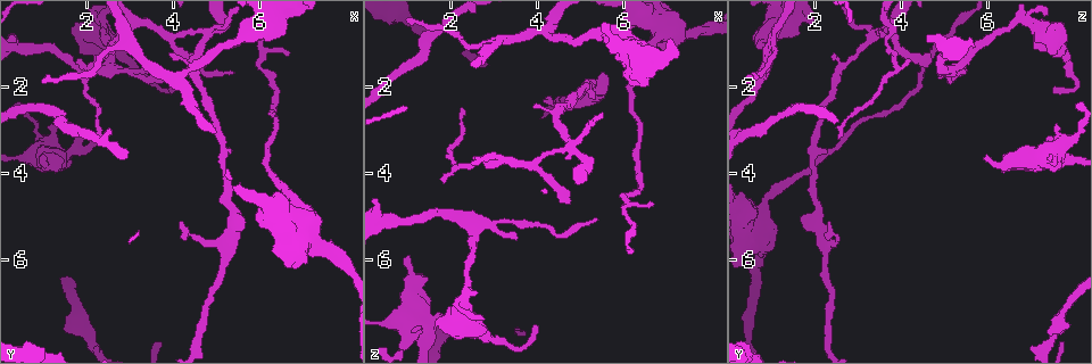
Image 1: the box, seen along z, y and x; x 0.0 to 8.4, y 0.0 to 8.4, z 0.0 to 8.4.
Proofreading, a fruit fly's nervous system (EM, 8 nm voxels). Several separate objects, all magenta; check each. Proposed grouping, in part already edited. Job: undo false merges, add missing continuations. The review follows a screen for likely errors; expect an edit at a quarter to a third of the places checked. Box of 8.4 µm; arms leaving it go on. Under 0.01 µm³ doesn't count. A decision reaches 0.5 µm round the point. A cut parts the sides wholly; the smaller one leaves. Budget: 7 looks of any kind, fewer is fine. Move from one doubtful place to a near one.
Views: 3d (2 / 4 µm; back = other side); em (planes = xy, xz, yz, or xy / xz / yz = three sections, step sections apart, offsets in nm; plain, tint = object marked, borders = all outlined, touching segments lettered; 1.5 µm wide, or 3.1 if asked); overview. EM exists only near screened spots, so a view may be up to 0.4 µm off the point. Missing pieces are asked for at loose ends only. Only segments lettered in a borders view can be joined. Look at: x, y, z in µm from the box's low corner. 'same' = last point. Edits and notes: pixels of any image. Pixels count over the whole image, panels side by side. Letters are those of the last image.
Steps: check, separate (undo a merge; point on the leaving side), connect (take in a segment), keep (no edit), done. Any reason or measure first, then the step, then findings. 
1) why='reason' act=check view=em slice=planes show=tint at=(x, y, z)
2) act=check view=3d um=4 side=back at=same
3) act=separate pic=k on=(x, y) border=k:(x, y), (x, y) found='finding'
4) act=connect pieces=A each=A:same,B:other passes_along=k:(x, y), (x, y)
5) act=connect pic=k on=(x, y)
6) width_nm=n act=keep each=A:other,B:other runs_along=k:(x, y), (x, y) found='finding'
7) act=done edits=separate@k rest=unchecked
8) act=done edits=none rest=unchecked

why='thin end' act=check view=3d um=2 at=(4.05, 2.10, 7.45)

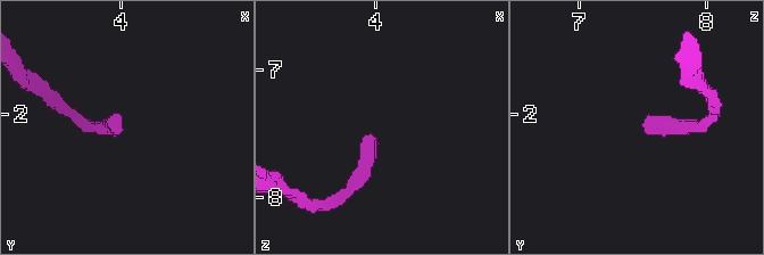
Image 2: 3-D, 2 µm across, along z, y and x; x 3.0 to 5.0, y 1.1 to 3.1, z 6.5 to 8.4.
act=check view=em slice=planes show=borders at=(4.00, 2.06, 7.52)

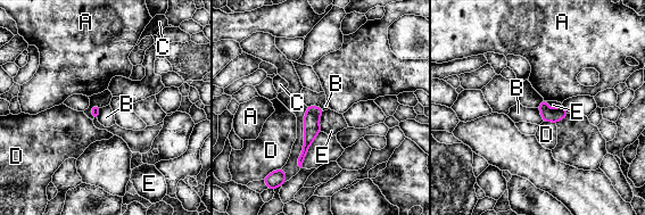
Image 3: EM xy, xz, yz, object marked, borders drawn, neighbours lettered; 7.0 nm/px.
act=keep each=A:other,B:other,C:other,D:other,E:other found='none of them fits'

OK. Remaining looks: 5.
why='free end' act=check view=3d um=4 at=(1.20, 2.95, 7.55)

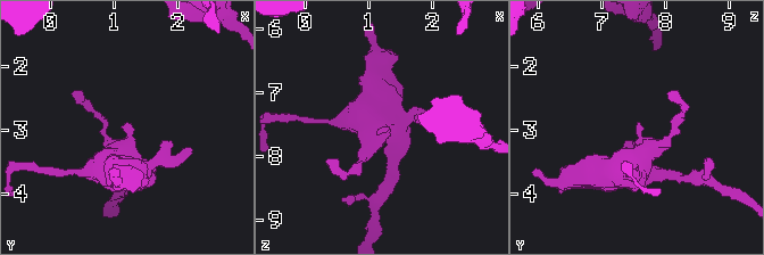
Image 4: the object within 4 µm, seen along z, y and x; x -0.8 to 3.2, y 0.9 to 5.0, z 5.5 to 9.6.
why='now the EM' act=check view=em slice=planes show=borders at=(1.15, 2.90, 7.55)

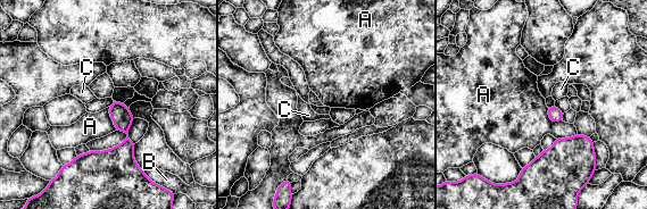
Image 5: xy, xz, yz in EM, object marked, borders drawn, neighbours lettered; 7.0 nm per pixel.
act=keep each=A:other,B:other,C:other found='no lettered segment goes on from it'

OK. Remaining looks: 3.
why='arms part here' act=check view=em slice=yz step=8 show=tint at=(4.75, 0.85, 3.40)

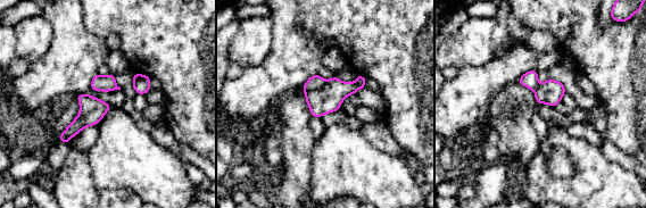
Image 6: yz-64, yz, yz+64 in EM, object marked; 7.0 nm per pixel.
why='what lies round it' act=check view=em slice=yz step=8 show=borders at=same

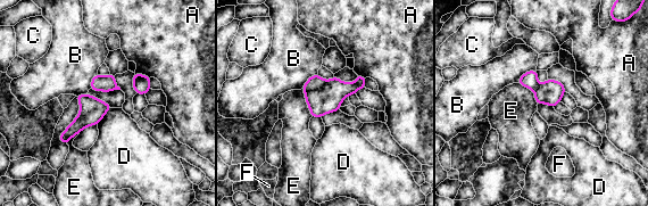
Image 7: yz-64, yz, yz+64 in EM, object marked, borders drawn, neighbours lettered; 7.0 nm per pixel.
act=separate pic=7 on=(315, 82) each=A:other,B:other,C:other,D:other,E:other,F:other border=7:(326, 81), (318, 89), (305, 91) found='a second cell is stuck on'

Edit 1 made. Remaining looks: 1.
act=done edits=separate@7 rest=unchecked

